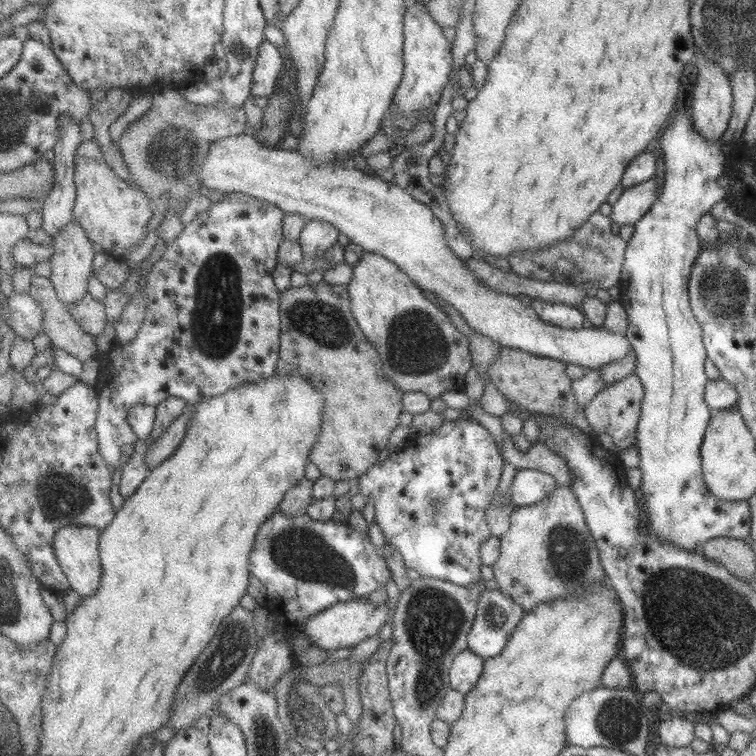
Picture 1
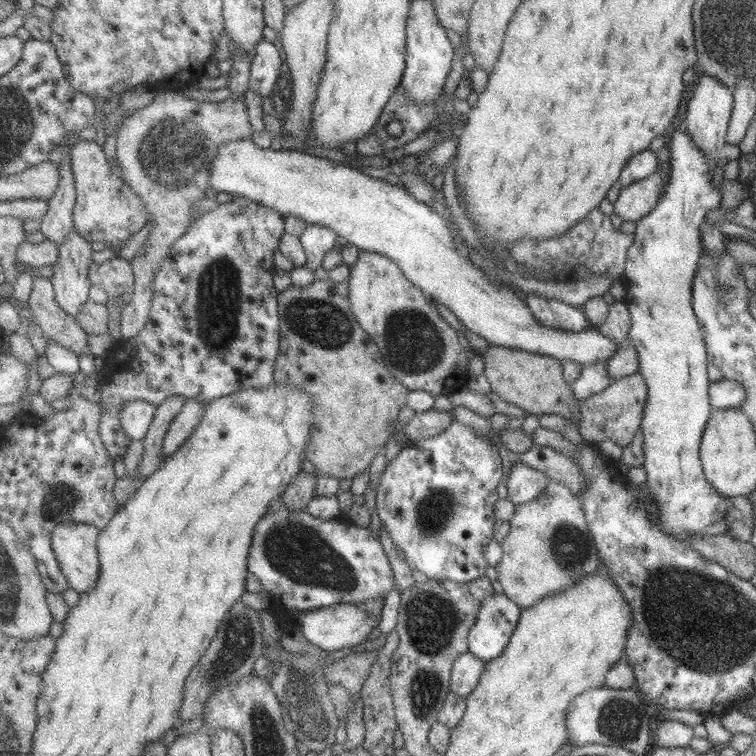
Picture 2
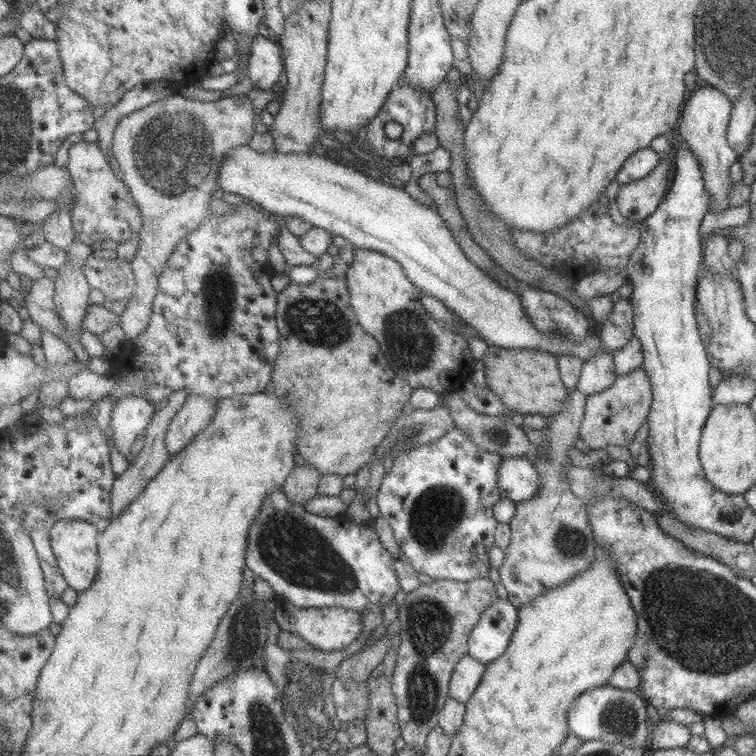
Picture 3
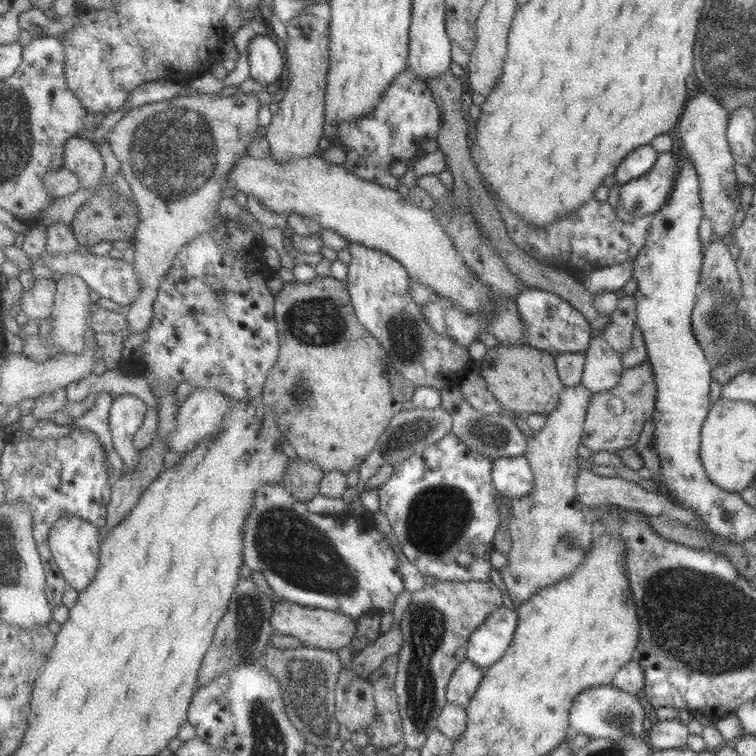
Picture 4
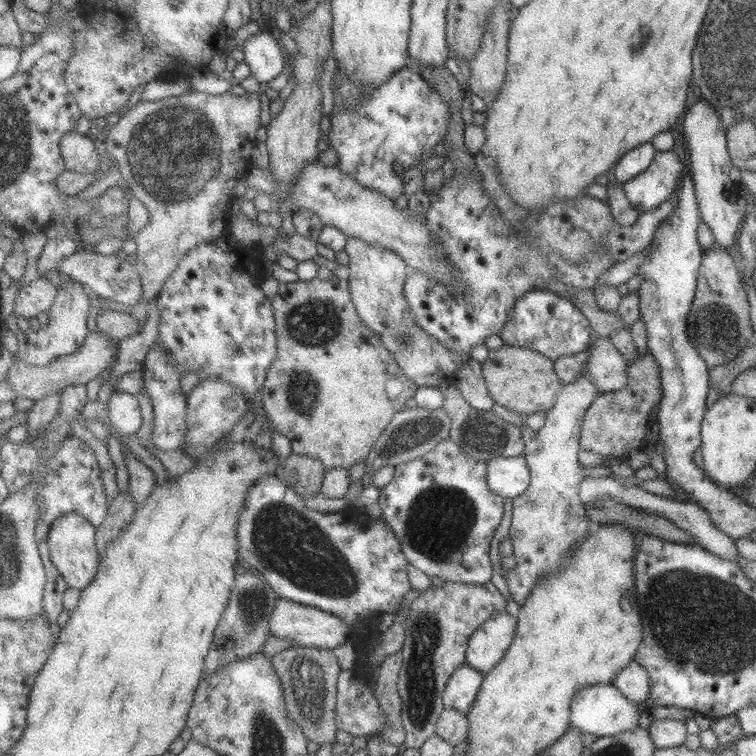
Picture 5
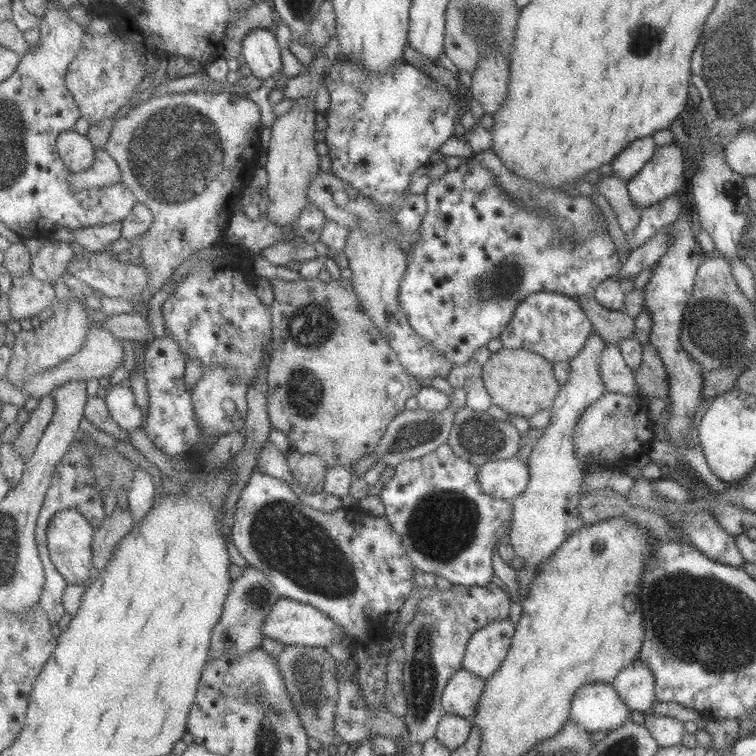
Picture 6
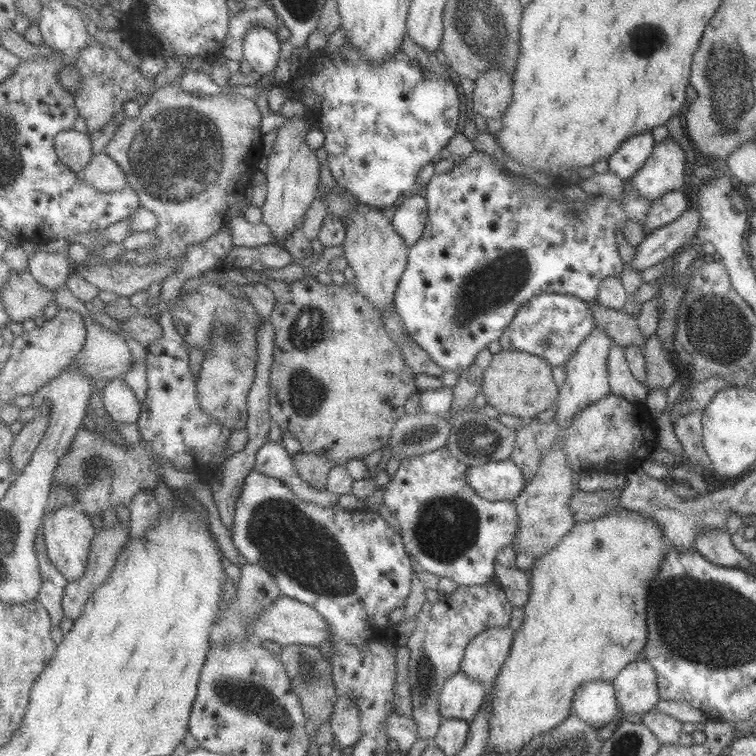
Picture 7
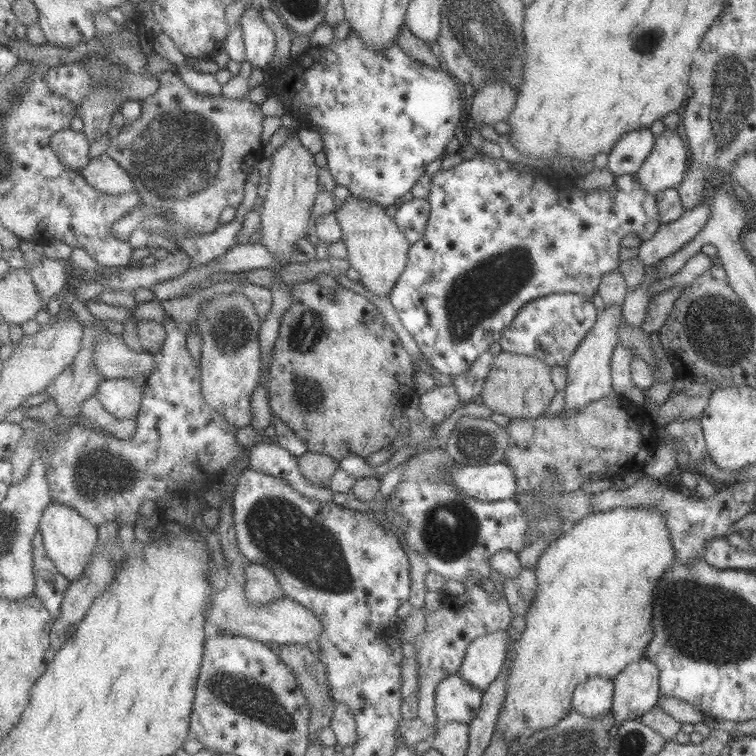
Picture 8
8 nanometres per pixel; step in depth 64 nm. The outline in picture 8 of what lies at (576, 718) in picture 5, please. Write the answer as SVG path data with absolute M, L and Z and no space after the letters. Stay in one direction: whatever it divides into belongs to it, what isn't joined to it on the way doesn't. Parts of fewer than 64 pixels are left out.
M591 677L575 689L574 709L588 717L605 715L612 711L614 681L605 677Z

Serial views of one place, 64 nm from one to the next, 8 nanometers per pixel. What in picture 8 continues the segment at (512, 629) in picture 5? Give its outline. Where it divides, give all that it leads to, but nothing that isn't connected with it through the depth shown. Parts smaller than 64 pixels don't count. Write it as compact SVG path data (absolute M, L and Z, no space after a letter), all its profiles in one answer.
M502 630L474 640L467 648L459 674L485 692L502 674L510 658L510 634Z

